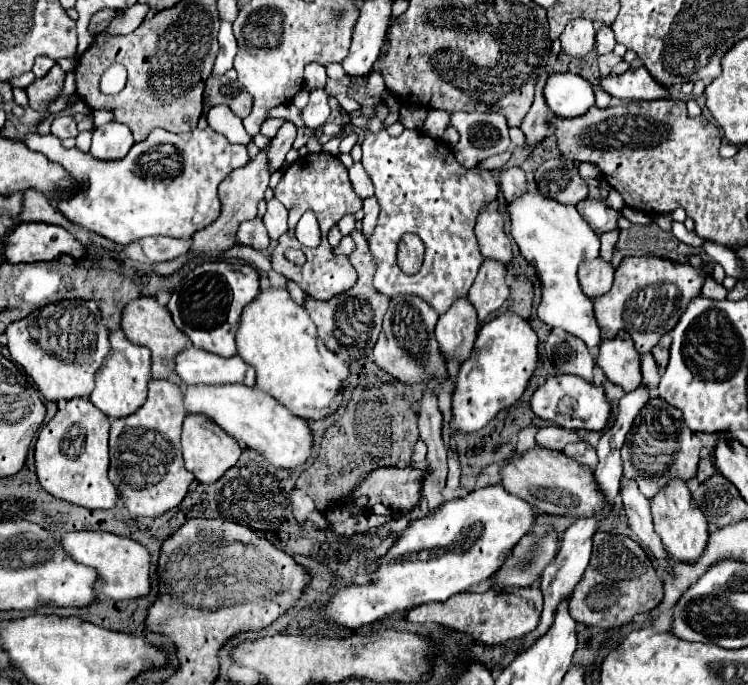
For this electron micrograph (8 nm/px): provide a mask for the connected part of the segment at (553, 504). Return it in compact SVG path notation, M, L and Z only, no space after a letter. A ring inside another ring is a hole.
M533 447L523 455L513 453L507 467L501 469L501 479L503 487L509 493L525 499L527 503L533 503L539 513L571 515L579 519L597 515L607 507L607 499L593 479L593 469L573 463L573 459L565 457L559 451L545 451L541 447Z

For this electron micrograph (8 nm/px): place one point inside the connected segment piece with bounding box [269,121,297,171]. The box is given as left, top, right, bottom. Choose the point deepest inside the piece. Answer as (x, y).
(280, 144)

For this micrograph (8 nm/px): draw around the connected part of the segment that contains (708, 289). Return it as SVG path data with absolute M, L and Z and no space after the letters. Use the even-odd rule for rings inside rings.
M707 277L701 295L703 295L703 297L709 297L709 299L725 299L725 297L727 297L727 289L725 289L723 285L715 283L713 277Z

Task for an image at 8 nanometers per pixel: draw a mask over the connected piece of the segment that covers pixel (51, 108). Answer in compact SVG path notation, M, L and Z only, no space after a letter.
M74 93L73 95L59 97L56 101L52 102L48 106L46 113L50 113L50 116L53 116L53 118L57 117L59 115L58 113L63 111L68 106L69 99L71 97L77 97L77 94Z

